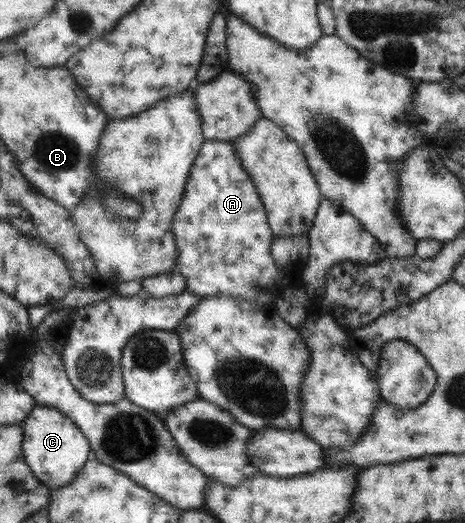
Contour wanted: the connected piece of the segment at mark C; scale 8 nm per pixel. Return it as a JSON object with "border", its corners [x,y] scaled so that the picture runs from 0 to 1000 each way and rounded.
{"border":[[[77,772],[60,795],[47,805],[49,815],[49,872],[67,902],[90,922],[108,941],[114,935],[140,929],[151,924],[166,904],[174,901],[176,891],[189,881],[189,866],[196,862],[191,843],[176,828],[176,822],[148,799],[135,793],[131,786],[108,776]]]}

